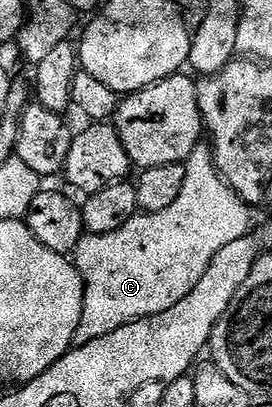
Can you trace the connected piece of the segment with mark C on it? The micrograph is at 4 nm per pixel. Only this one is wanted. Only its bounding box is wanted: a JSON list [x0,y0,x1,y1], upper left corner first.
[73,142,253,348]

